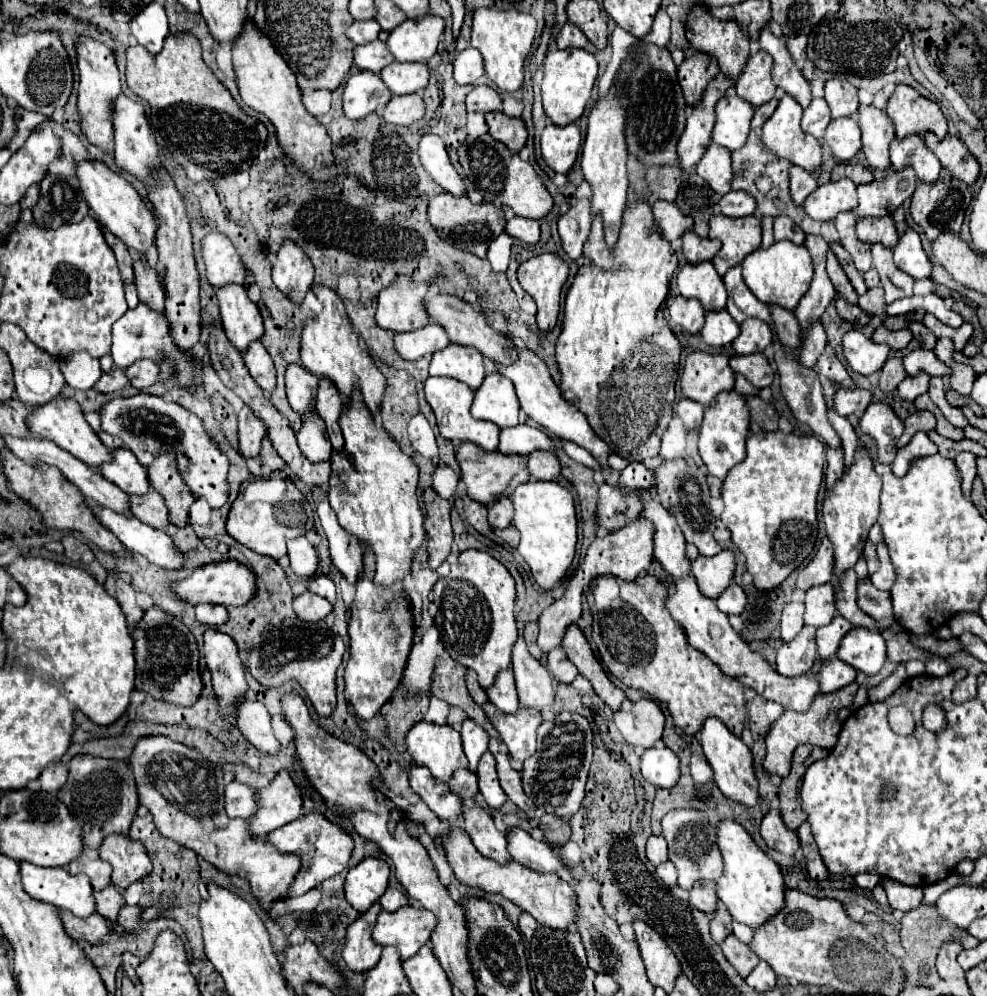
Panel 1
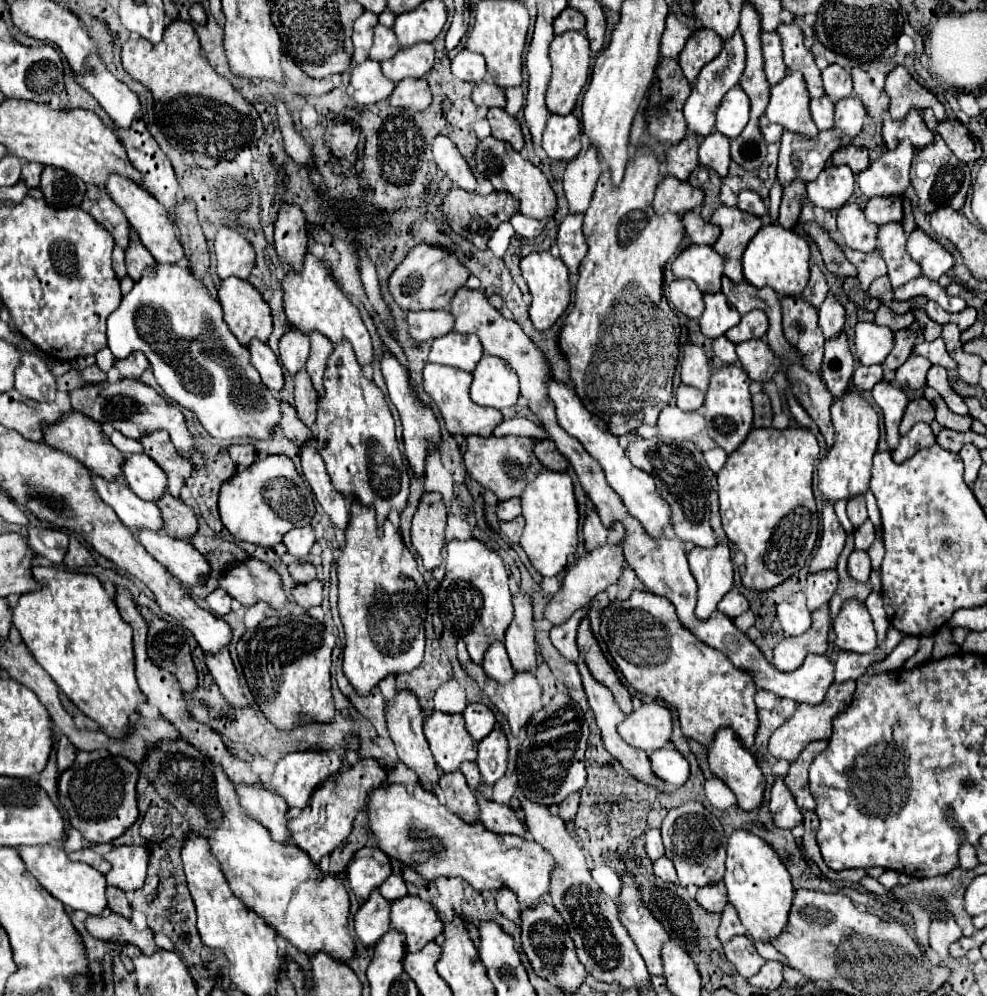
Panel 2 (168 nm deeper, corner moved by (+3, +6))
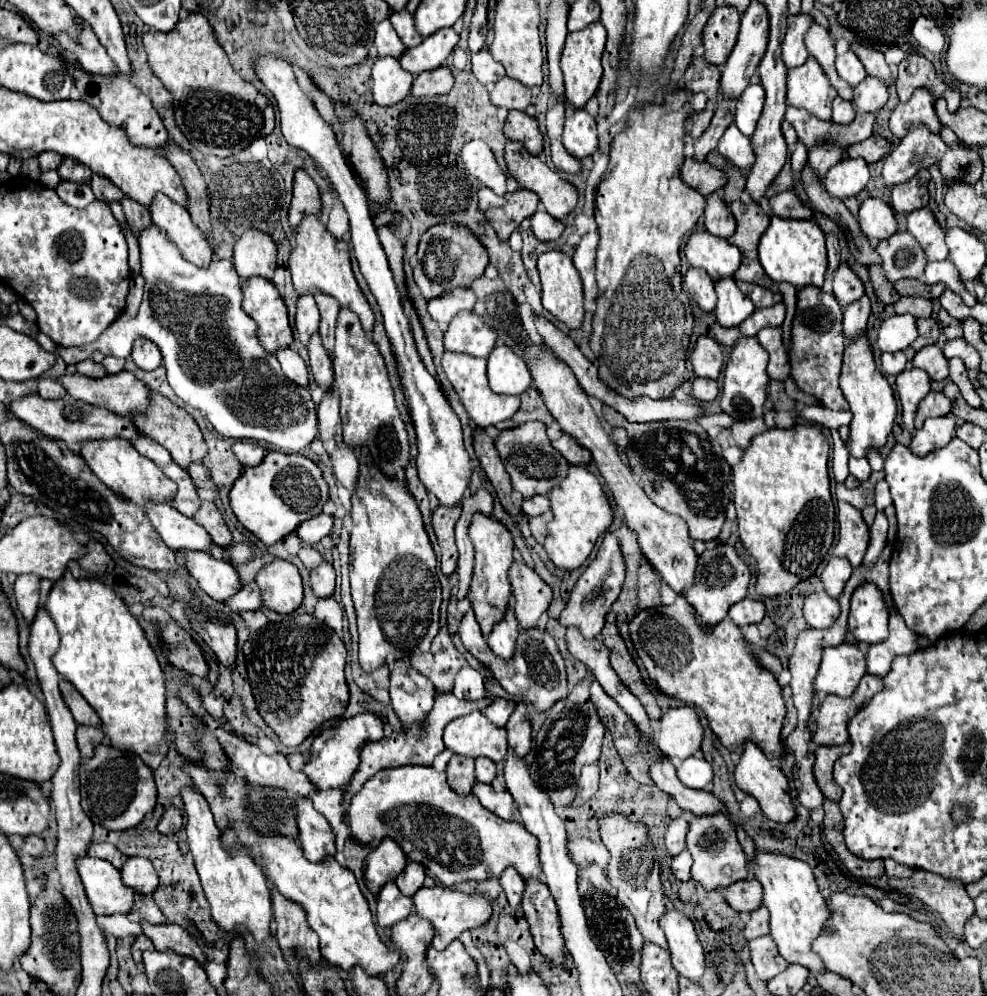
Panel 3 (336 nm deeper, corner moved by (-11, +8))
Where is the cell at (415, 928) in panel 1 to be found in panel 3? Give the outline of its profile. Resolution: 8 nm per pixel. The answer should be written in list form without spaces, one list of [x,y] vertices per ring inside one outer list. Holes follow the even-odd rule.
[[[422,887],[420,891],[414,893],[412,901],[414,901],[416,915],[432,923],[432,927],[434,927],[432,947],[436,947],[438,951],[446,949],[454,939],[460,937],[462,931],[468,931],[468,929],[474,929],[474,927],[480,927],[482,923],[486,923],[492,913],[492,907],[486,899],[482,899],[478,895],[470,897],[470,895],[464,895],[460,891],[446,889],[446,887],[432,887],[432,889]]]

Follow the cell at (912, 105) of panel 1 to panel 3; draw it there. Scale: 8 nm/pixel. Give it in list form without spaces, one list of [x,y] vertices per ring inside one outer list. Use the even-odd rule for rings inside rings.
[[[918,53],[908,55],[900,63],[898,69],[900,71],[898,71],[898,77],[896,77],[896,89],[898,89],[900,103],[906,103],[910,99],[910,95],[914,93],[914,89],[926,87],[932,95],[946,99],[948,111],[956,111],[960,107],[960,95],[954,93],[950,87],[946,87],[936,77],[932,63],[928,59],[924,59],[922,55],[918,55]]]

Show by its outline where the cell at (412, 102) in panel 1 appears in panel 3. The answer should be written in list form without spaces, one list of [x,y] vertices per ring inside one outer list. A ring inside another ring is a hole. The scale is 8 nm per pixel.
[[[446,65],[432,69],[428,73],[422,73],[412,83],[412,95],[414,97],[428,97],[428,95],[444,95],[452,89],[454,77]]]

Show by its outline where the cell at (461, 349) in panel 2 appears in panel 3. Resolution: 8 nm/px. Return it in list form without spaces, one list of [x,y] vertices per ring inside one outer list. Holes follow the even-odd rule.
[[[462,311],[444,333],[444,347],[450,353],[464,353],[486,359],[494,349],[496,333],[472,311]]]

